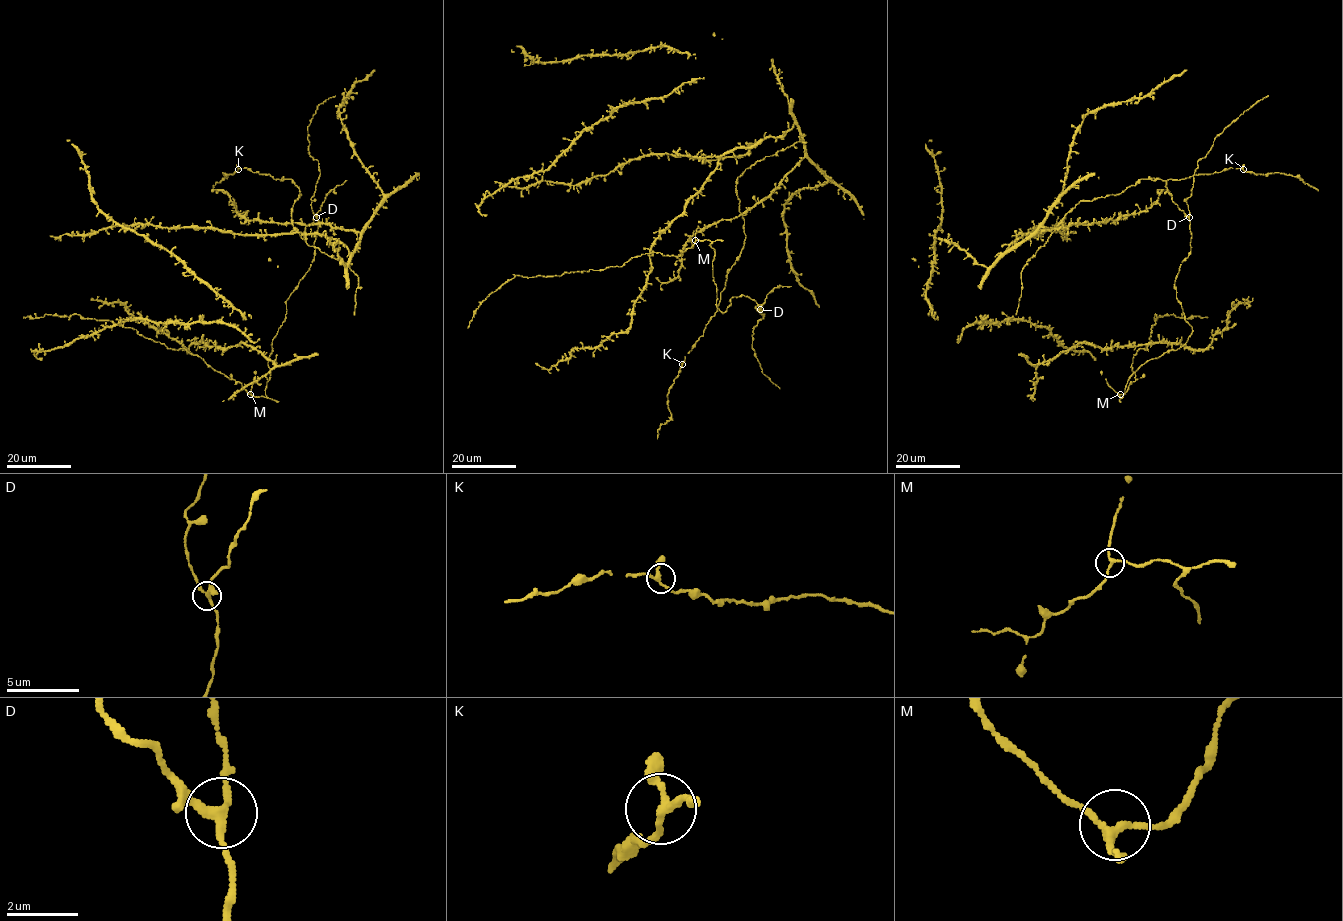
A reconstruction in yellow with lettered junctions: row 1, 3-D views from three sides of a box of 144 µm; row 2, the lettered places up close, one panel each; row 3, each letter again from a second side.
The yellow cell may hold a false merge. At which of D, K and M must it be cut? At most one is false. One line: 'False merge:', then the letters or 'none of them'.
False merge: D

